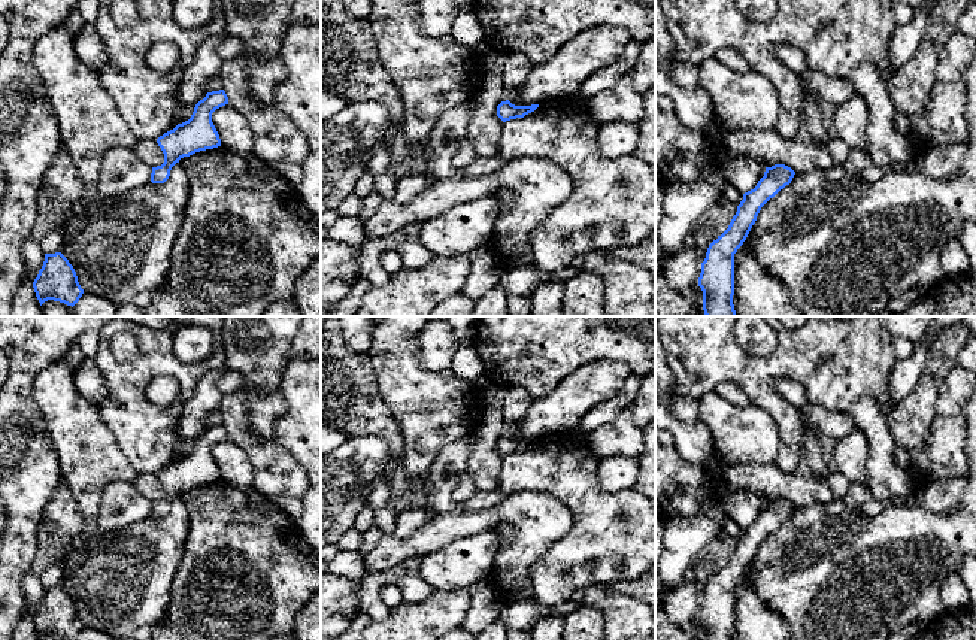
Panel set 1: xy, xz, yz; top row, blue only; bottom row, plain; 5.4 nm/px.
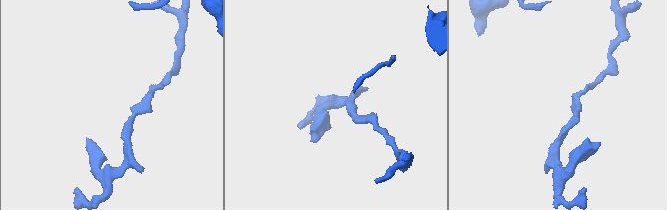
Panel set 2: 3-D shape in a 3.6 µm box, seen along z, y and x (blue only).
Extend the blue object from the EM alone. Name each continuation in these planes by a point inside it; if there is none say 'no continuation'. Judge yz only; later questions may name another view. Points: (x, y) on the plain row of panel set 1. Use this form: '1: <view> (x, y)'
no continuation

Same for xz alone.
no continuation

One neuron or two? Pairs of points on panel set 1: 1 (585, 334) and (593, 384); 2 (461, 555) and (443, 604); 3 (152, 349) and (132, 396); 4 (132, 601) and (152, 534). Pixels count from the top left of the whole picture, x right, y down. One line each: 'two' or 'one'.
1: two
2: two
3: one
4: one

